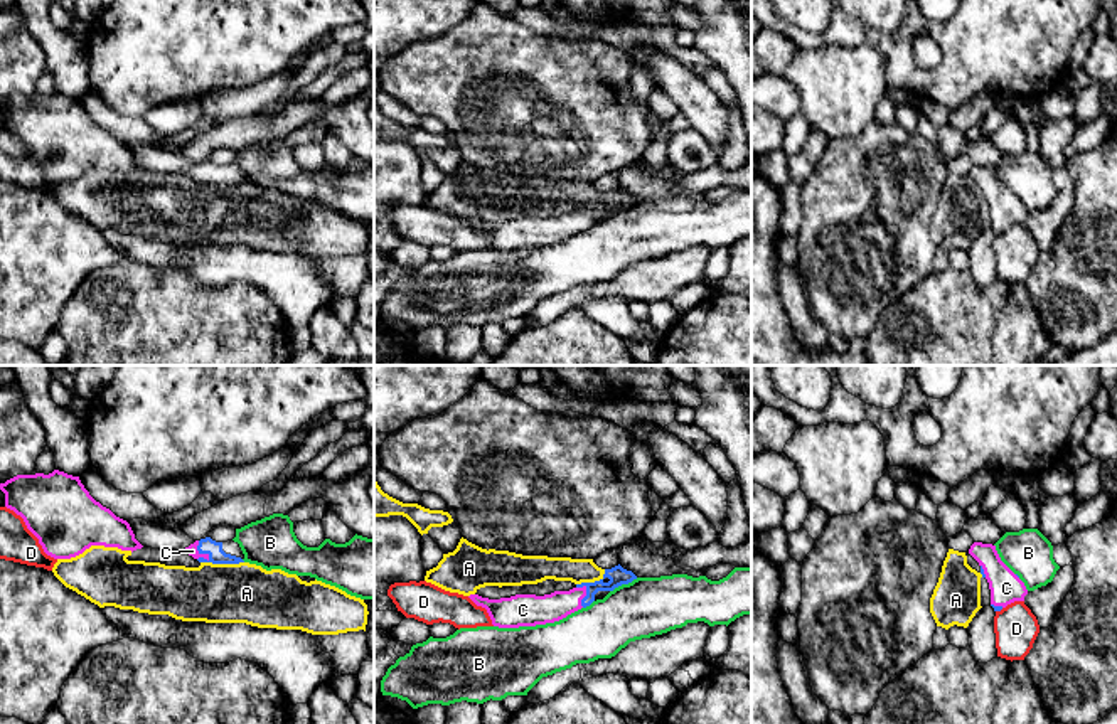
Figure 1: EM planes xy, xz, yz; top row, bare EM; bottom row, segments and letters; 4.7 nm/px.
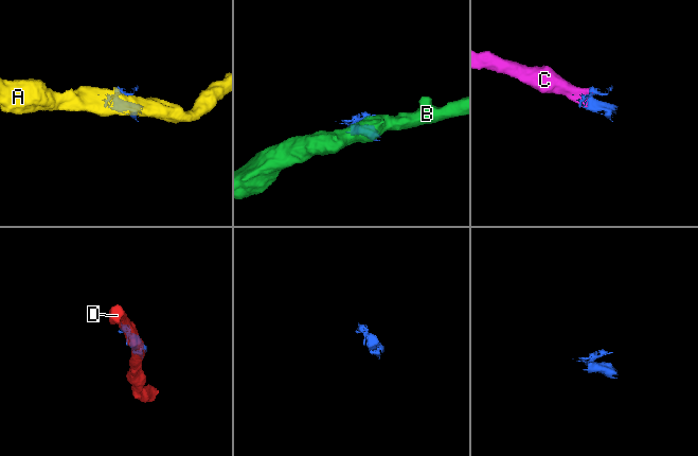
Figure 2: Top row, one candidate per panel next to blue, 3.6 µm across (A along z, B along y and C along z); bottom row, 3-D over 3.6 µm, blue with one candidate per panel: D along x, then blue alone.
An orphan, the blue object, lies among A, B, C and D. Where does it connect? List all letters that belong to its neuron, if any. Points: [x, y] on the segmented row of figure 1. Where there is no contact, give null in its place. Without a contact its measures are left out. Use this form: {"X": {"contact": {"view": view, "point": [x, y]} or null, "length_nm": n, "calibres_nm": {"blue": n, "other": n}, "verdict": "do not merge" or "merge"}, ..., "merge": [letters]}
{"A": {"contact": {"view": "xy", "point": [223, 563]}, "length_nm": 200, "calibres_nm": {"blue": 80, "other": 280}, "verdict": "do not merge"}, "B": {"contact": {"view": "xz", "point": [624, 583]}, "length_nm": 150, "calibres_nm": {"blue": 90, "other": 280}, "verdict": "do not merge"}, "C": {"contact": {"view": "xy", "point": [197, 549]}, "length_nm": 120, "calibres_nm": {"blue": 80, "other": 50}, "verdict": "merge"}, "D": {"contact": {"view": "yz", "point": [999, 610]}, "length_nm": 40, "calibres_nm": {"blue": 30, "other": 200}, "verdict": "do not merge"}, "merge": ["C"]}

